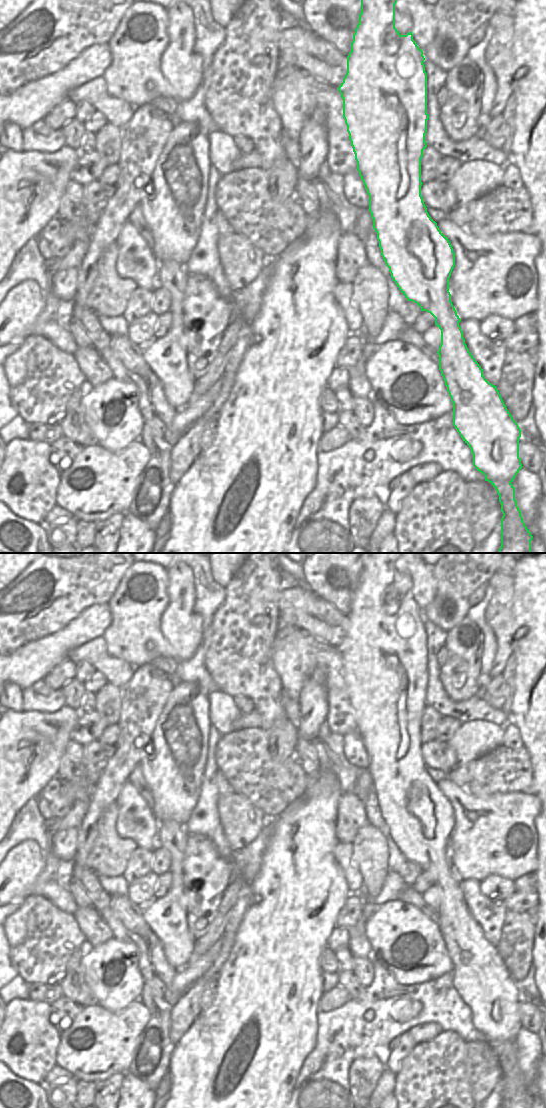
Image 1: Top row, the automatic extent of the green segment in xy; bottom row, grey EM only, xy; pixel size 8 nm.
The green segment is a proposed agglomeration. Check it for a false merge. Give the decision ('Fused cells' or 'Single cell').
Single cell

